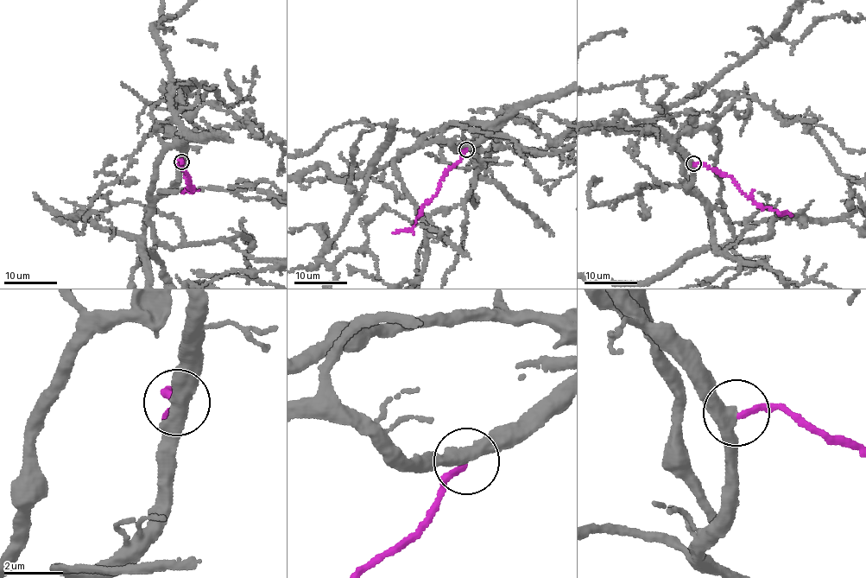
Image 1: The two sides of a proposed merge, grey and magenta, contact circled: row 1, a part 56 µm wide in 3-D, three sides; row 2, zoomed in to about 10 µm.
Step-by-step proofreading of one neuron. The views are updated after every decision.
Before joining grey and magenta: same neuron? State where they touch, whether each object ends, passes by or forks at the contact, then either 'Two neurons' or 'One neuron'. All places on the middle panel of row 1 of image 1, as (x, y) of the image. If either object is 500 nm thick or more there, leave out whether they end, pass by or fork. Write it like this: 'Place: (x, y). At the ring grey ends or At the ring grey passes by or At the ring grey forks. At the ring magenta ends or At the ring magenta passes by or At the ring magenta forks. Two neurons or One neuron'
Place: (466, 149). At the ring grey passes by. At the ring magenta ends. One neuron

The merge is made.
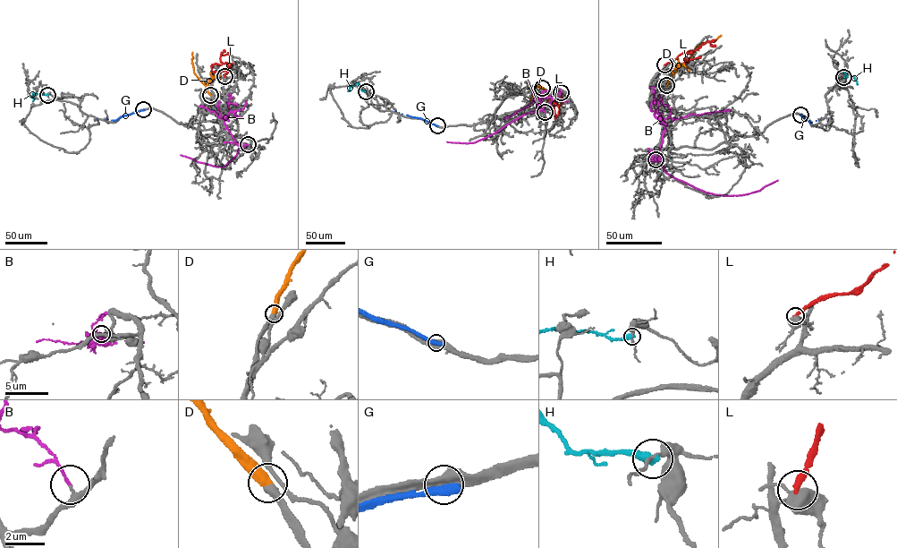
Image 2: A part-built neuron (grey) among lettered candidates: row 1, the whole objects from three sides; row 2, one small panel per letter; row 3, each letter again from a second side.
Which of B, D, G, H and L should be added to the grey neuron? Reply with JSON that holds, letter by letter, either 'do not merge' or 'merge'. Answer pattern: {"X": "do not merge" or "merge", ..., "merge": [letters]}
{"B": "do not merge", "D": "merge", "G": "do not merge", "H": "do not merge", "L": "do not merge", "merge": ["D"]}

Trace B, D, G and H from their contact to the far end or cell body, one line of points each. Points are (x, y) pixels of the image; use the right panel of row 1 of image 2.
B: (655, 159), (653, 155), (657, 152), (666, 173), (712, 194), (744, 194), (777, 180)
D: (666, 85), (677, 64), (688, 61), (702, 43), (714, 41), (721, 35)
G: (800, 115), (810, 123), (821, 117)
H: (844, 77), (847, 77), (843, 72), (849, 72), (858, 84)

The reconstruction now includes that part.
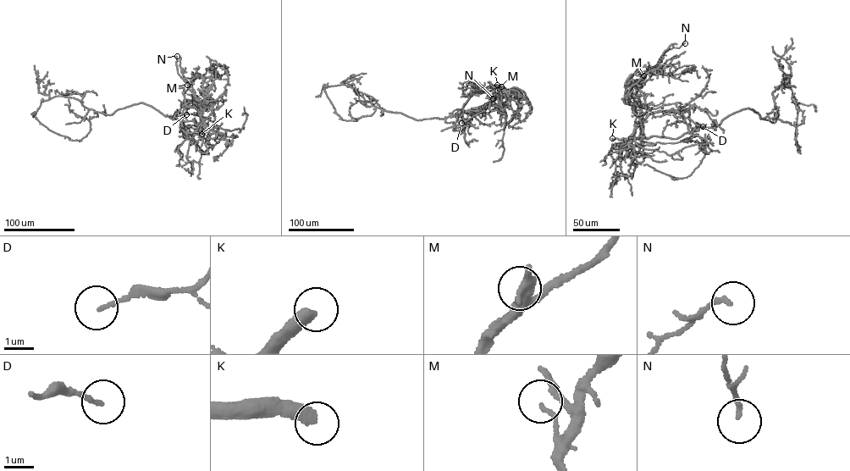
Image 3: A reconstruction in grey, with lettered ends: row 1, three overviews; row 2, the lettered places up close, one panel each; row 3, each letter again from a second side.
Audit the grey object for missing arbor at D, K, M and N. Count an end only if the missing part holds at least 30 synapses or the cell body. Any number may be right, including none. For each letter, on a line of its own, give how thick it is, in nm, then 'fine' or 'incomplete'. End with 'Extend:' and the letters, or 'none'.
D: 110 nm | fine
K: 440 nm | incomplete
M: 110 nm | fine
N: 150 nm | fine
Extend: K

